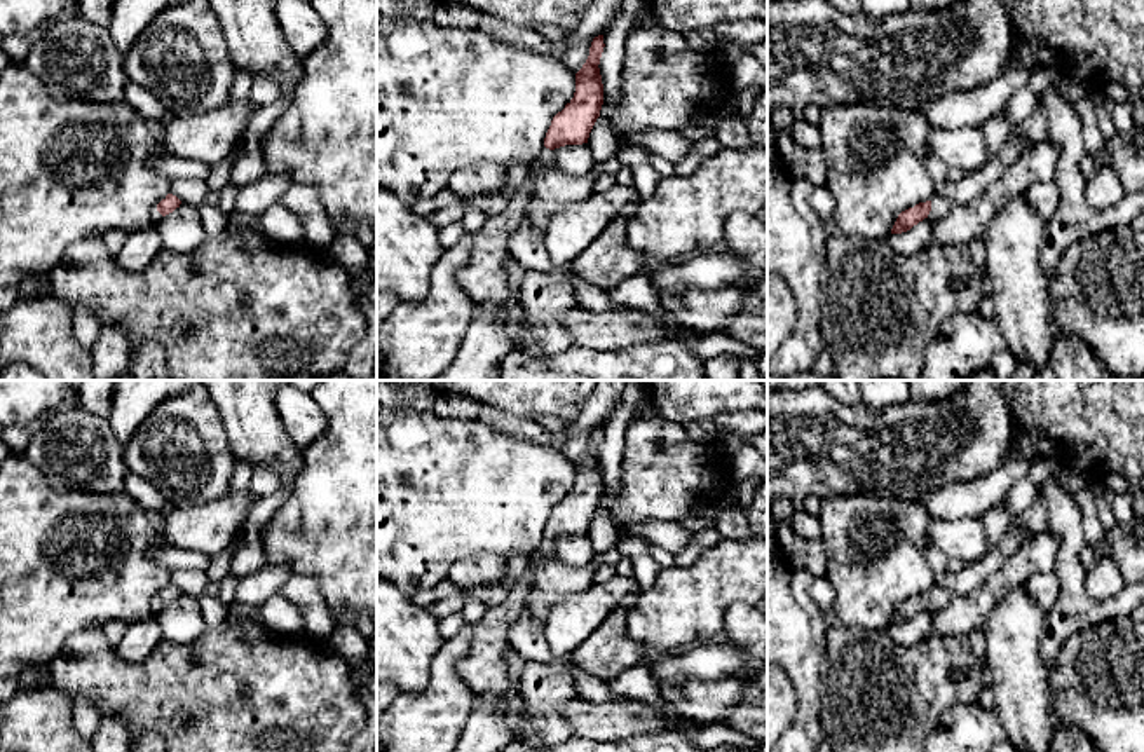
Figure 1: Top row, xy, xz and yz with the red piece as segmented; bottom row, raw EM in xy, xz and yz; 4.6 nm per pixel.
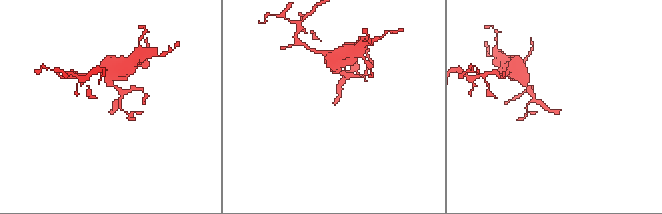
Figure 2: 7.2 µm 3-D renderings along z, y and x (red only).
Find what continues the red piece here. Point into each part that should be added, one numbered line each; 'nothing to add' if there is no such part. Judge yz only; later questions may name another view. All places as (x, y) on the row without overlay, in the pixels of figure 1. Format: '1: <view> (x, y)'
1: yz (940, 597)

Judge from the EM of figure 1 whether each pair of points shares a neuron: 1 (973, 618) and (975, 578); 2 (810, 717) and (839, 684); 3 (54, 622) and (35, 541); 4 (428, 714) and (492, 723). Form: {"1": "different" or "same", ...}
{"1": "different", "2": "different", "3": "same", "4": "different"}

